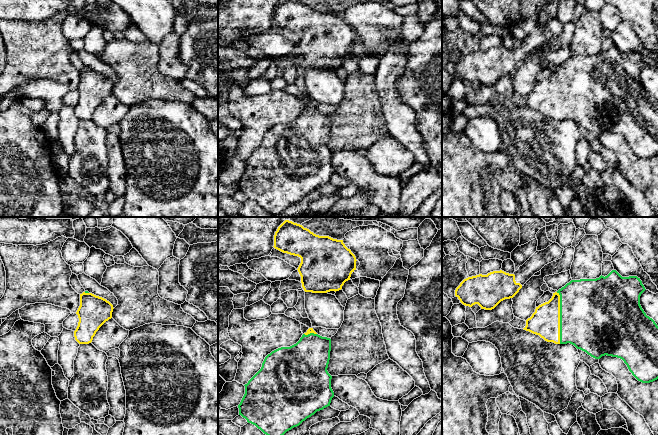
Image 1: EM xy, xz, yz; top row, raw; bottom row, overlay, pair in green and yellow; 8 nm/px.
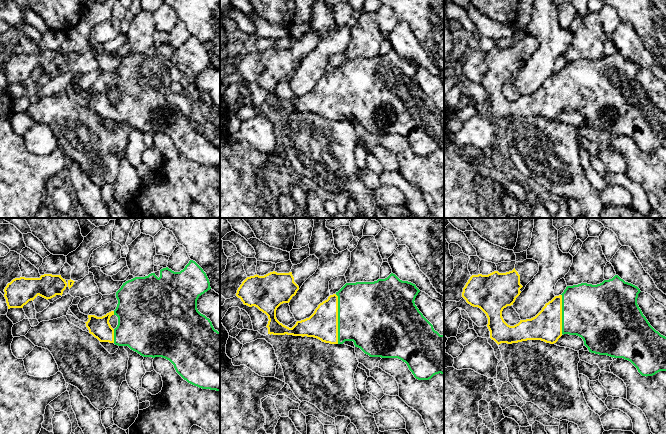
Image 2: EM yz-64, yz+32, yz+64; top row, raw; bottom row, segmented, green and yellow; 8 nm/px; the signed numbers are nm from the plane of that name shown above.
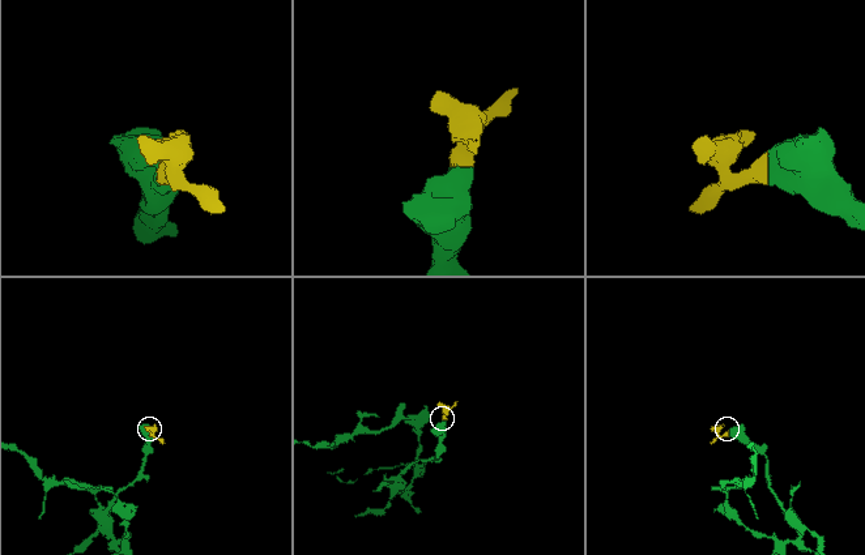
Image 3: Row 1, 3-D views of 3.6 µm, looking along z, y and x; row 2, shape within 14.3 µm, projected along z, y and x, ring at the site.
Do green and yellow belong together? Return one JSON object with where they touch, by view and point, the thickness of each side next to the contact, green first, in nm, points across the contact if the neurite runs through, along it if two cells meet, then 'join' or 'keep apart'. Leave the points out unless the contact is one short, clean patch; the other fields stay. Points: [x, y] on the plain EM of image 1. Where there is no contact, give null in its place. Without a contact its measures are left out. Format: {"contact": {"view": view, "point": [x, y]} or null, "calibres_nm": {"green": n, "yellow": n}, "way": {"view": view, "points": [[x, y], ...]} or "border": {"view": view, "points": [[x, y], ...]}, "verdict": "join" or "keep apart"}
{"contact": {"view": "yz", "point": [560, 94]}, "calibres_nm": {"green": 500, "yellow": 240}, "verdict": "join"}

